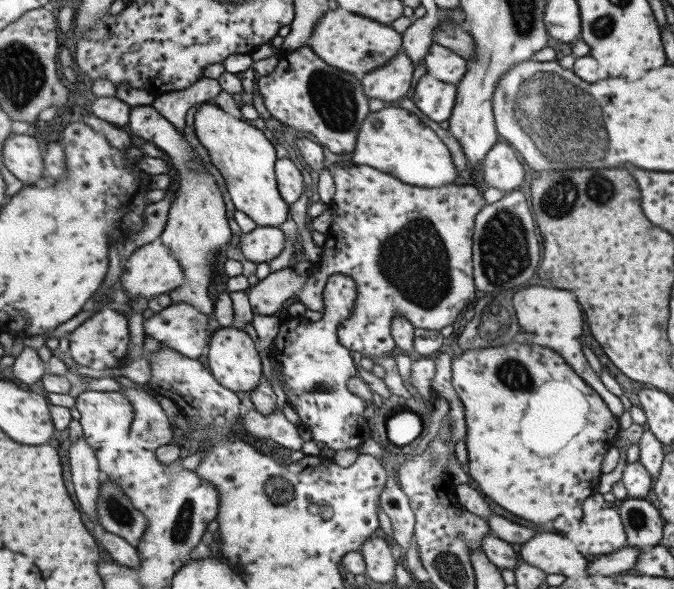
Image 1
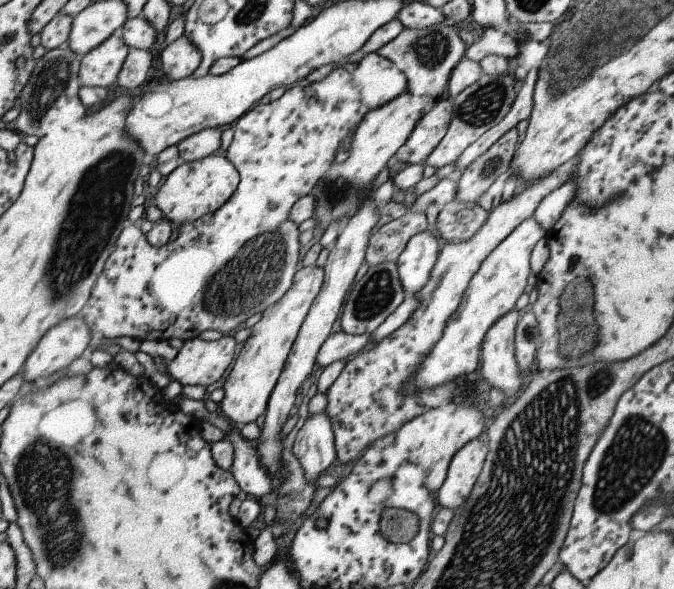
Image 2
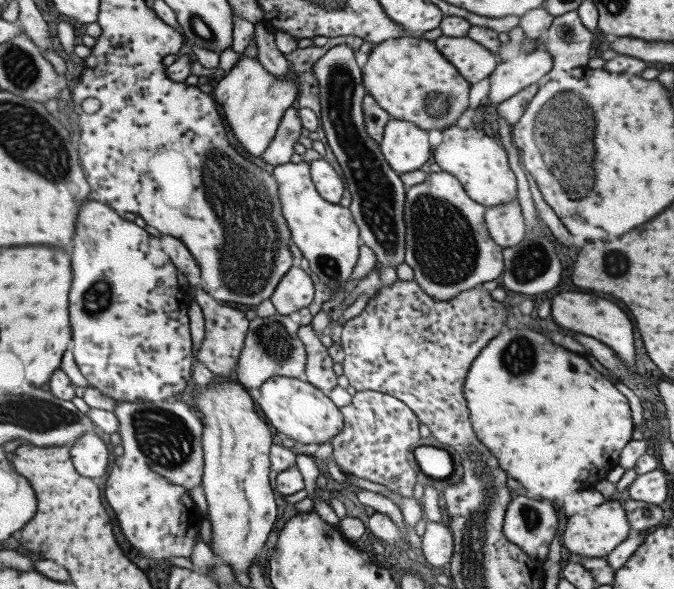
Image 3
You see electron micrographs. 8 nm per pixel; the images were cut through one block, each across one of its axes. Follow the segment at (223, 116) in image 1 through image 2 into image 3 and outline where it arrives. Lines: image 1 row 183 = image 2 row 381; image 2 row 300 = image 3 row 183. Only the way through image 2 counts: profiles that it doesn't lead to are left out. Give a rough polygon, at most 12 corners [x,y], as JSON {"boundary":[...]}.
{"boundary":[[304,161],[274,165],[281,216],[311,272],[346,309],[361,245],[347,207],[319,196]]}

